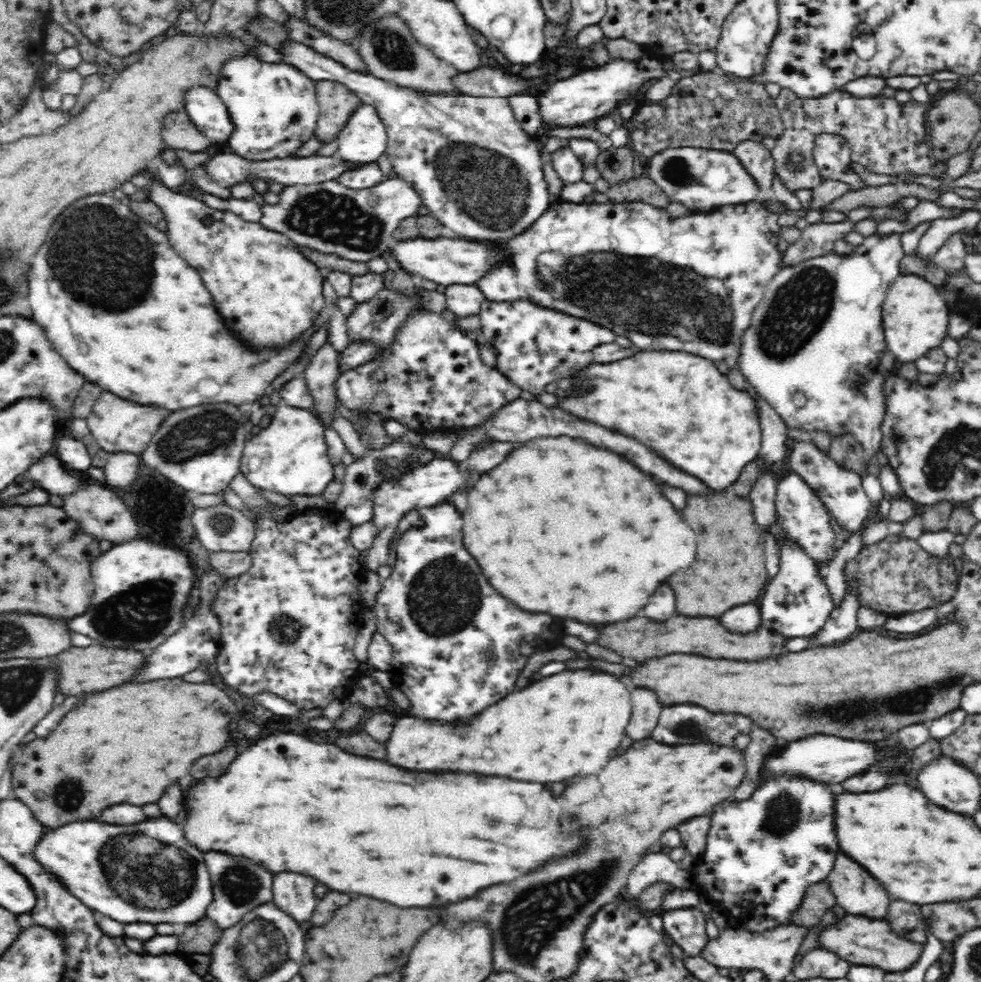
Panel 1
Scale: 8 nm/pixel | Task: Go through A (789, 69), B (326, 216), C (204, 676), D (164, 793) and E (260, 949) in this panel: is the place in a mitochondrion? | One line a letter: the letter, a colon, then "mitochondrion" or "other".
A: other
B: mitochondrion
C: other
D: other
E: mitochondrion

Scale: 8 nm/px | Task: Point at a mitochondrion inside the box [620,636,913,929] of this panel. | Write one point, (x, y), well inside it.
(782, 815)

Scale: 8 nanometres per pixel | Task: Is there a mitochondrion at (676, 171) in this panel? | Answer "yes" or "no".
yes

